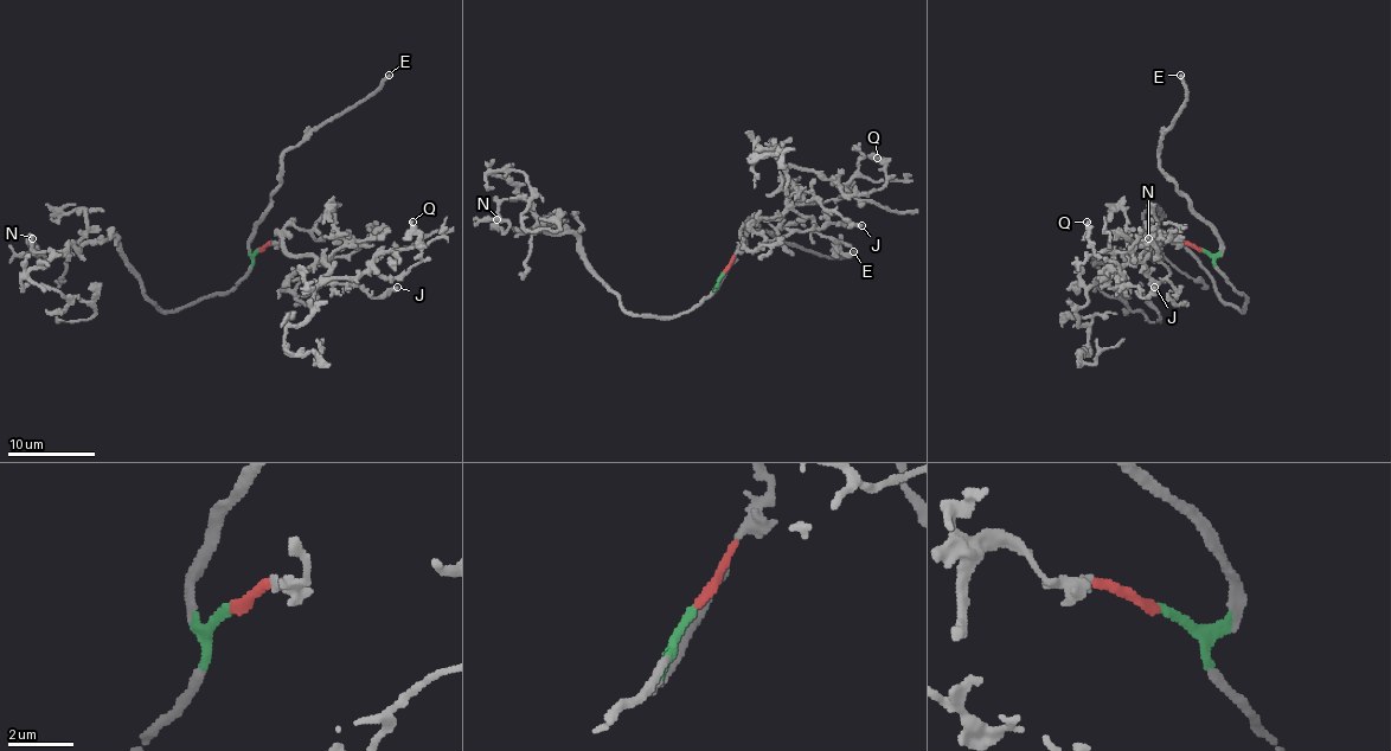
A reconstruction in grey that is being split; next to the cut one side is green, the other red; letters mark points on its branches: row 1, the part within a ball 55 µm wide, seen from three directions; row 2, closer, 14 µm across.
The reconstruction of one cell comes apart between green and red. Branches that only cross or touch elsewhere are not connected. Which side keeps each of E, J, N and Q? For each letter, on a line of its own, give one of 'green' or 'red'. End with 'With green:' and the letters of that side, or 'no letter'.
E: green
J: red
N: green
Q: red
With green: E, N

